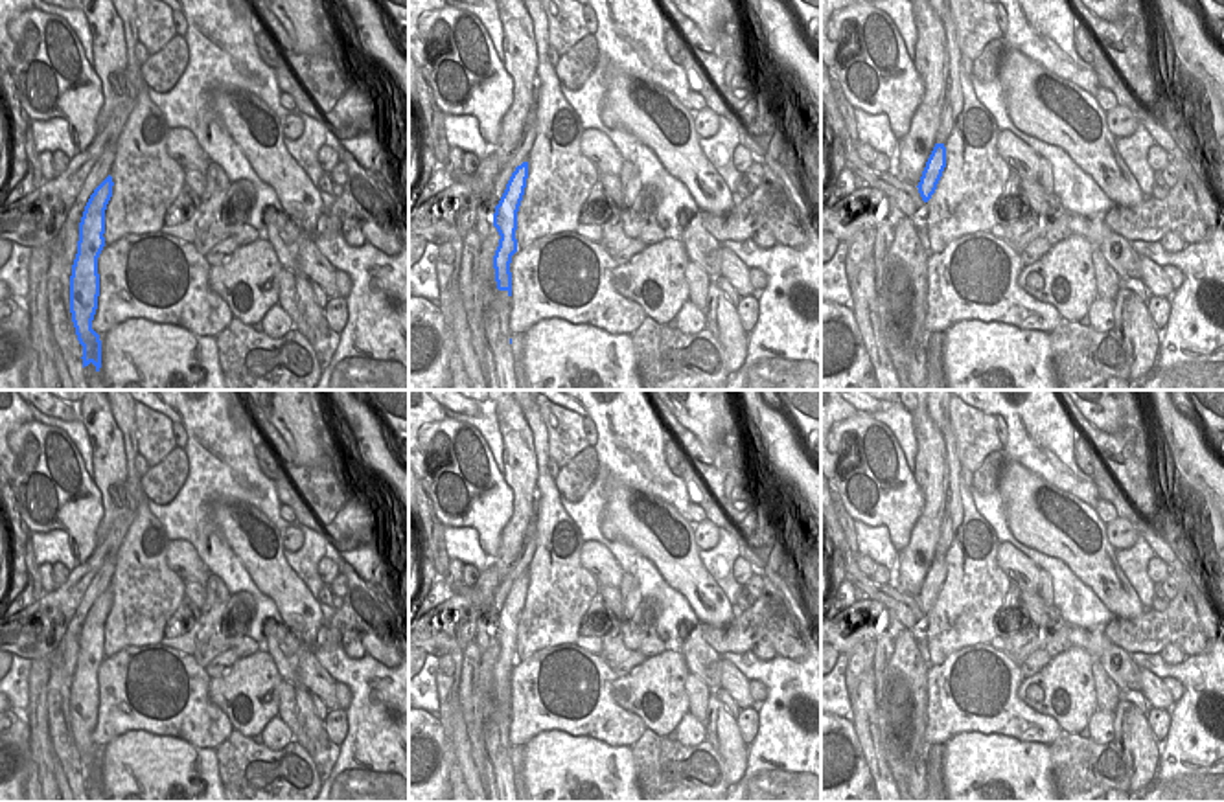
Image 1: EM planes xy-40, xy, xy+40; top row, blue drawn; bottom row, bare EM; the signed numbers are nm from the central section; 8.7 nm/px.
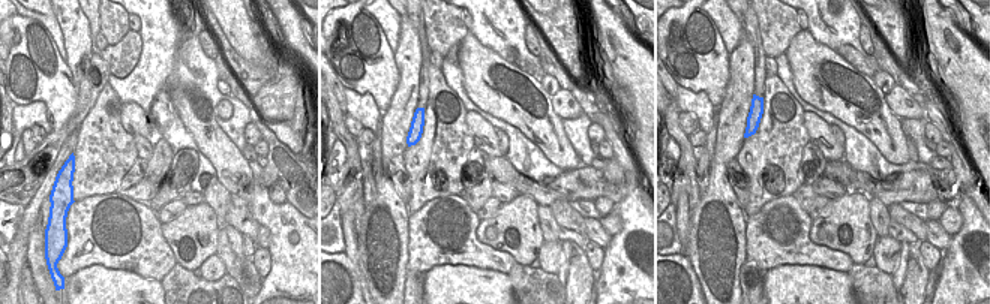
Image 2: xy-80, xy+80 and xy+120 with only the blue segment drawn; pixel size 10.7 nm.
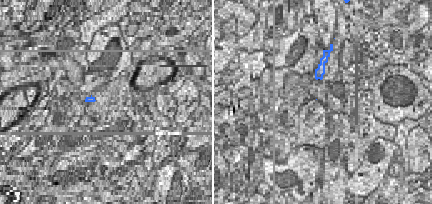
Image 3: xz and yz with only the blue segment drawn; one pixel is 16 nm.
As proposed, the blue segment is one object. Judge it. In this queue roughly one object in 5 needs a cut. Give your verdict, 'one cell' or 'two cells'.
one cell

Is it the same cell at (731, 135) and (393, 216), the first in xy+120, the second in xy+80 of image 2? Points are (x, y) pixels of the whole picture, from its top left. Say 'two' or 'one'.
one

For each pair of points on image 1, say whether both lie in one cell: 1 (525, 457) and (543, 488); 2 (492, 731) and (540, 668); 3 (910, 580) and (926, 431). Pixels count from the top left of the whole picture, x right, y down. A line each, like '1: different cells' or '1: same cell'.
1: different cells
2: different cells
3: same cell

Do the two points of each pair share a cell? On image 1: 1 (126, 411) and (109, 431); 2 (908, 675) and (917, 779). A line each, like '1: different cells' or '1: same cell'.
1: different cells
2: different cells

